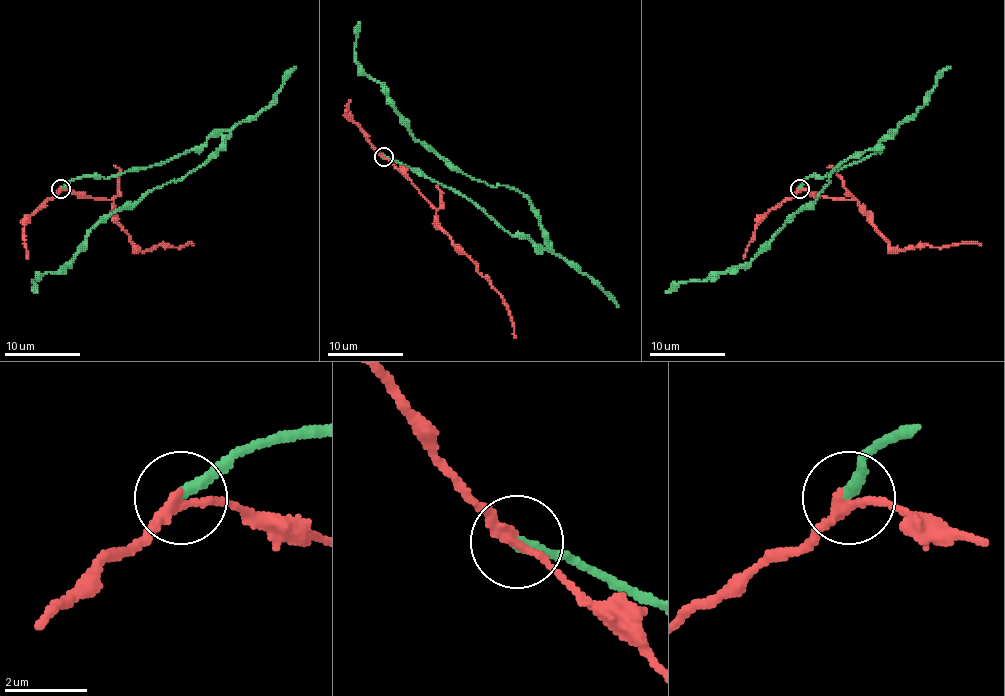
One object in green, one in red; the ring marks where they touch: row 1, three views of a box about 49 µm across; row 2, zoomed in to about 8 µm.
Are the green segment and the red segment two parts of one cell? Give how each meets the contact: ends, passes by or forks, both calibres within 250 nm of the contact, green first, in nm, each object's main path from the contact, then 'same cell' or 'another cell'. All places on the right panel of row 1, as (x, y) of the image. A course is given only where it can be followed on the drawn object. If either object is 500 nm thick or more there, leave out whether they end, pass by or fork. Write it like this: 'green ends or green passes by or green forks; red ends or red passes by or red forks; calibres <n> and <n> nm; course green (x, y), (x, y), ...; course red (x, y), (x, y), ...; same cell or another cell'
green ends; red passes by; calibres 280 and 240 nm; course green (800, 188), (808, 177), (874, 154), (888, 135), (836, 167), (749, 262), (665, 293); course red (800, 188), (821, 196), (855, 199), (869, 222), (895, 251), (918, 245), (981, 245); another cell

